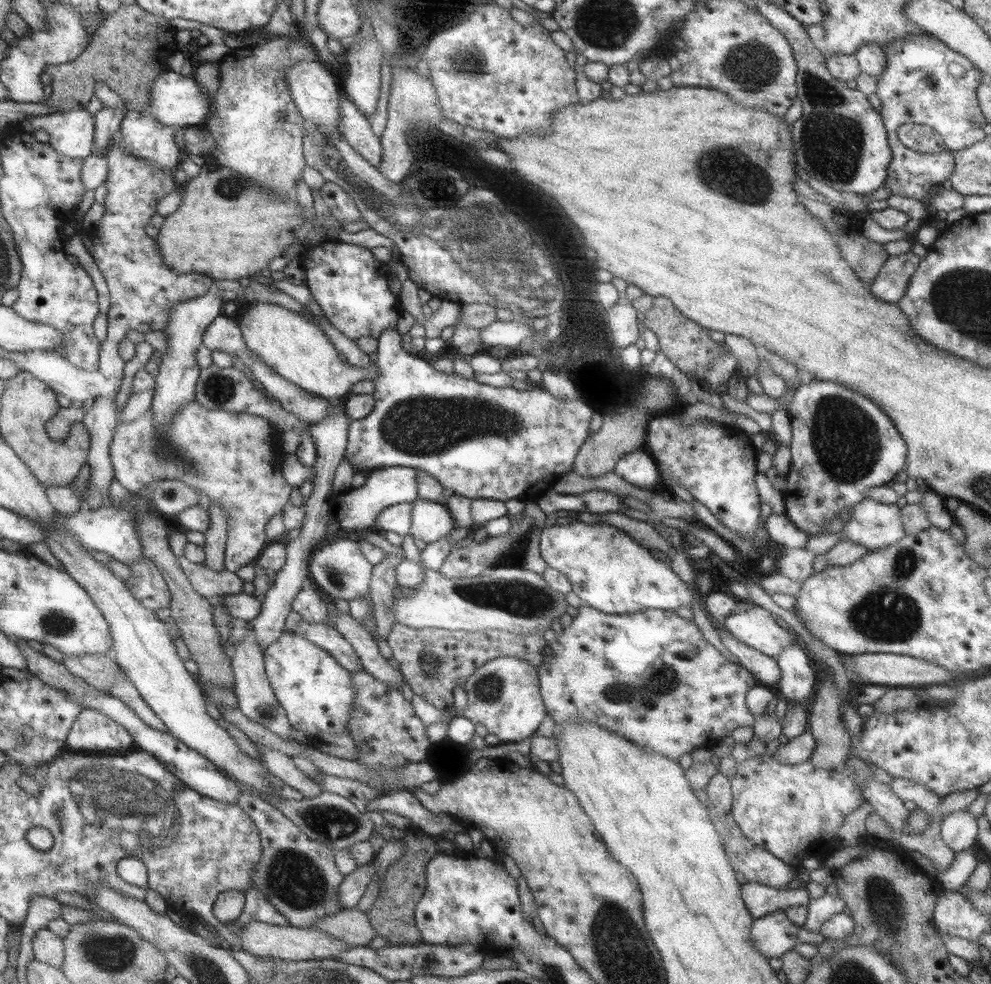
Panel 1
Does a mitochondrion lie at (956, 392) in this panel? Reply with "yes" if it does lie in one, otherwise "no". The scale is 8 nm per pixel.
no

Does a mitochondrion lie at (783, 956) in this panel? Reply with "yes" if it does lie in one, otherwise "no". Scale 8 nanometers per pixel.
no

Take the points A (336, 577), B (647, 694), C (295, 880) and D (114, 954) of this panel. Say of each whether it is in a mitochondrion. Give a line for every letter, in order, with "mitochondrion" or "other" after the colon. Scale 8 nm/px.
A: mitochondrion
B: mitochondrion
C: mitochondrion
D: mitochondrion

